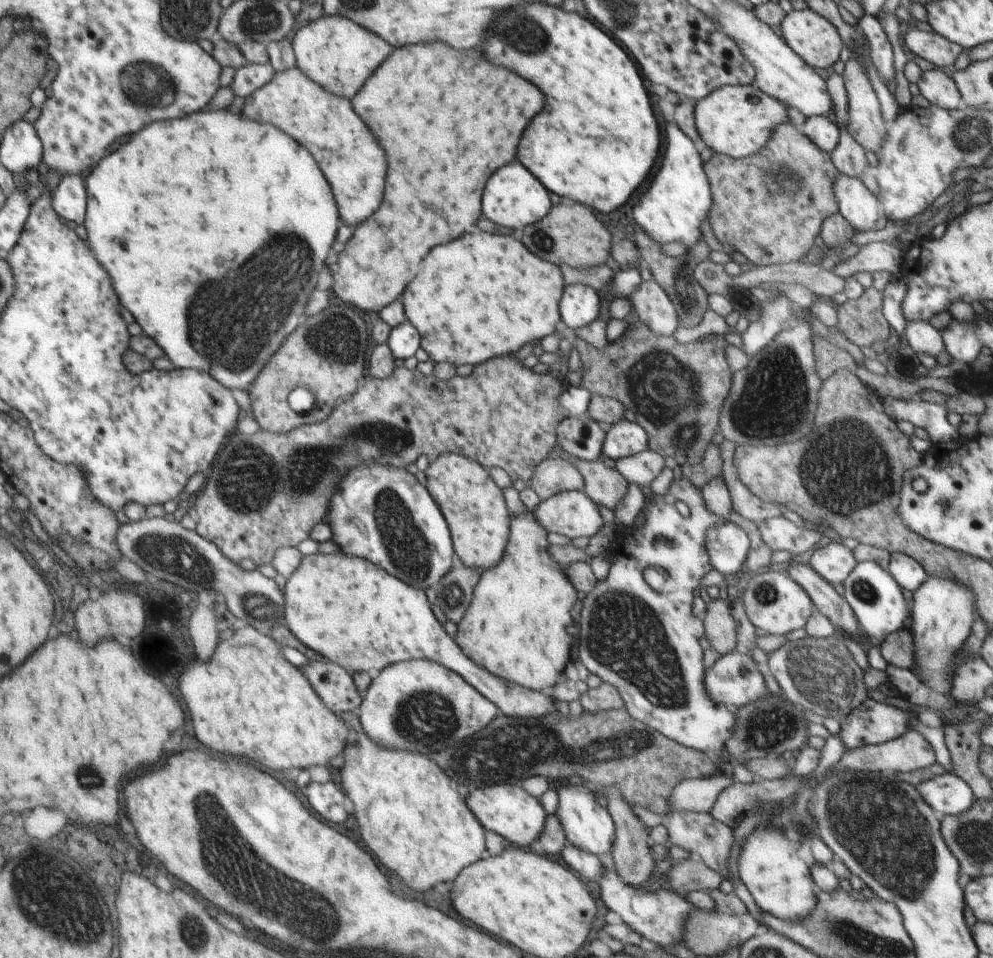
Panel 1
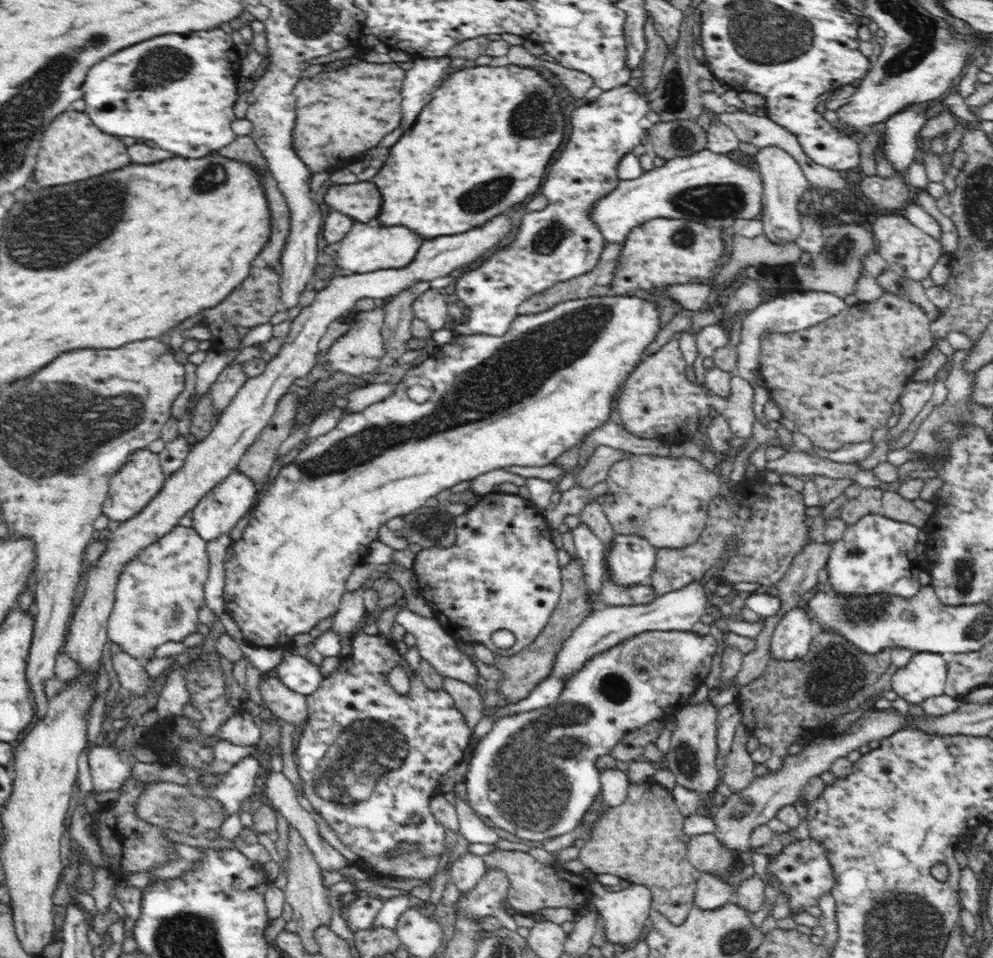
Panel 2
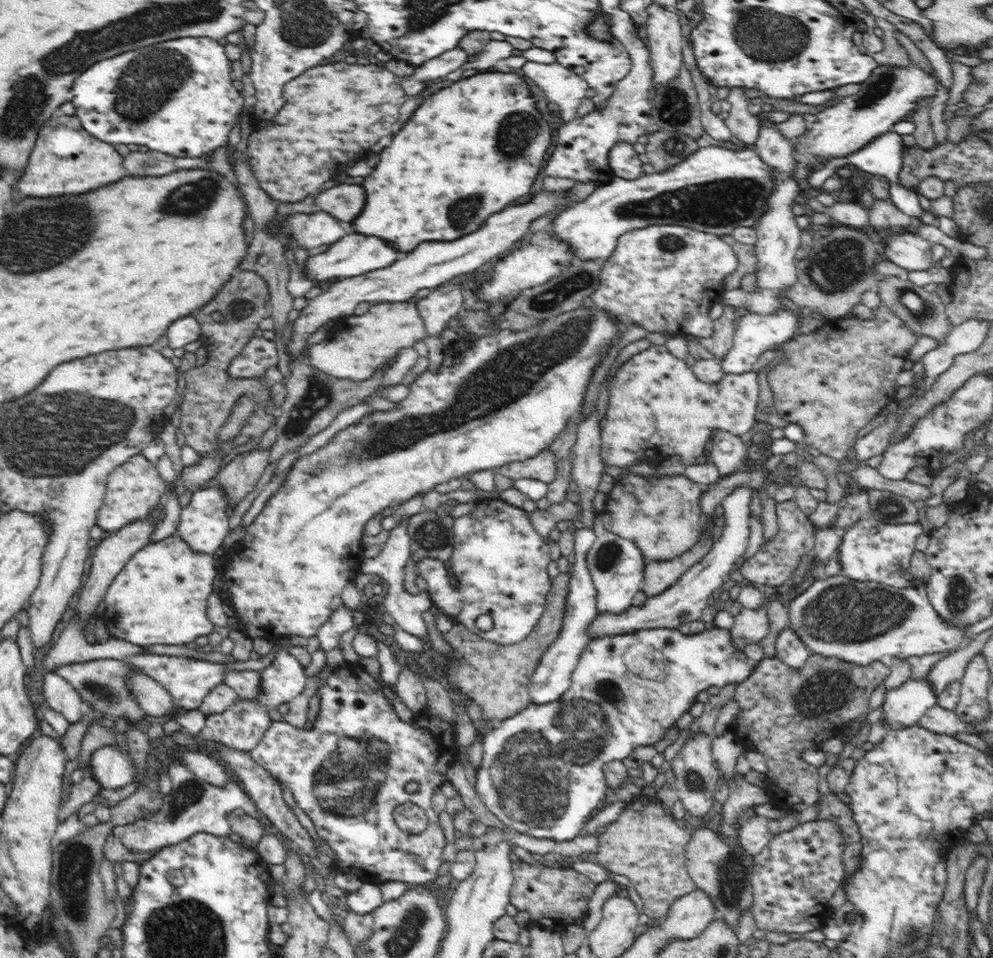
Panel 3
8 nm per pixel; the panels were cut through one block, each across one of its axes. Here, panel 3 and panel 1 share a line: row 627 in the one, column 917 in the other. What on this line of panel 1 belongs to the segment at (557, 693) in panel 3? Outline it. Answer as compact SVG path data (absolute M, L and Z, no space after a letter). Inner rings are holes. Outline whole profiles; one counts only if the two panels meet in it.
M891 553L888 572L902 588L910 592L914 592L927 578L924 567L904 553Z

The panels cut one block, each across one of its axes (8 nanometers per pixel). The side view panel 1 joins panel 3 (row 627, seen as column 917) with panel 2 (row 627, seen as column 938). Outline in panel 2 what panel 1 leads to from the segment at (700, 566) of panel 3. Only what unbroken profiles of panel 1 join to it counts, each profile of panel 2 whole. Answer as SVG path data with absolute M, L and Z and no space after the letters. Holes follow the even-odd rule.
M699 580L686 584L680 590L657 595L650 604L639 606L602 606L591 612L584 621L573 630L572 634L563 642L561 649L555 656L551 674L554 678L568 680L576 674L592 656L610 650L626 638L636 637L637 634L648 631L690 631L694 624L705 614L710 595L704 591Z

